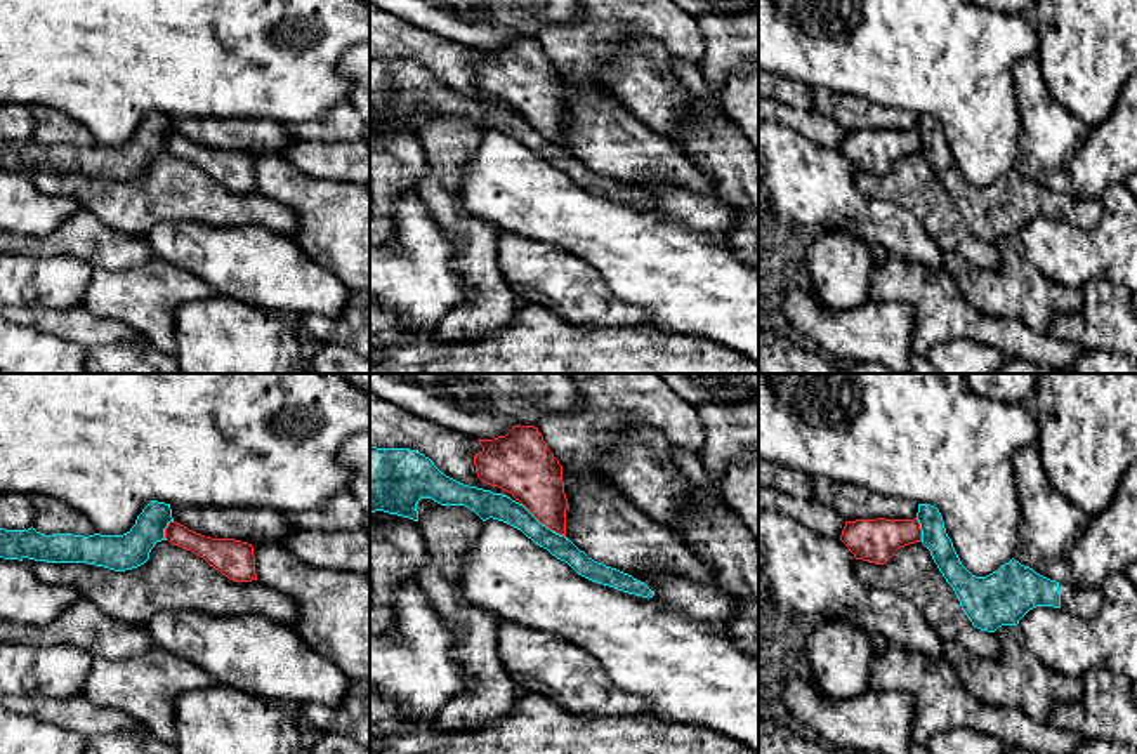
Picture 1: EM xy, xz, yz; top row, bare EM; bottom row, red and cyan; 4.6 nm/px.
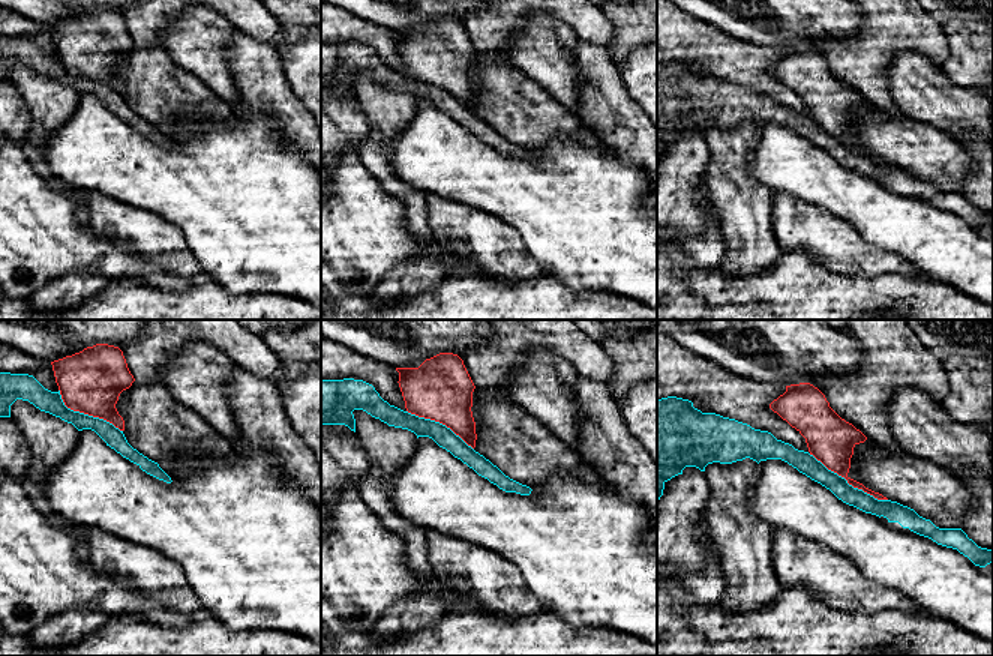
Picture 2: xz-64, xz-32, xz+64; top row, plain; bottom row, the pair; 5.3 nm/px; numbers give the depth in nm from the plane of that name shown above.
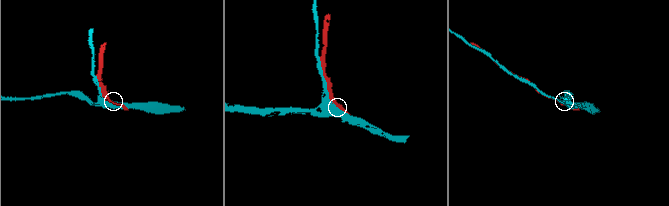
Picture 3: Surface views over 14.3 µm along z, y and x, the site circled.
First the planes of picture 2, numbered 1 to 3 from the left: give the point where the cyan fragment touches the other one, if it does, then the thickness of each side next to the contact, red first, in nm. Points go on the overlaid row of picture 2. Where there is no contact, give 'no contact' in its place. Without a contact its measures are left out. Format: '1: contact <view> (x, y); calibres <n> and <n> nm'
1: contact xz-64 (86, 413); calibres 340 and 120 nm
2: contact xz-32 (440, 422); calibres 340 and 110 nm
3: contact xz+64 (848, 482); calibres 260 and 110 nm

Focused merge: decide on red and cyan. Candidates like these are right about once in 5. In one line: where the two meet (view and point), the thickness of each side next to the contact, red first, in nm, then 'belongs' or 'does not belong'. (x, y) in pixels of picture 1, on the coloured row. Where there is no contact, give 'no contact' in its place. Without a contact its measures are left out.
contact xz (544, 523); calibres 260 and 120 nm; does not belong

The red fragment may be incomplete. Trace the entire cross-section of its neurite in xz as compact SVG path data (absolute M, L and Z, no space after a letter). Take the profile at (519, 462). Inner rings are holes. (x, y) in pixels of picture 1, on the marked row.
M514 426L505 436L477 440L483 450L474 455L477 478L491 486L509 492L542 525L566 537L566 509L562 466L549 450L542 433L535 426Z

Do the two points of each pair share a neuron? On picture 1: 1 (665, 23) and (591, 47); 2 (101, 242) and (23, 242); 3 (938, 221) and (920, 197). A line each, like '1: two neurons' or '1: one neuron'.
1: one neuron
2: one neuron
3: one neuron

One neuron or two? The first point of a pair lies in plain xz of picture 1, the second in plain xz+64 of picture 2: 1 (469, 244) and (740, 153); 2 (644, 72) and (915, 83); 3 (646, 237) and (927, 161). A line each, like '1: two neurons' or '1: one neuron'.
1: one neuron
2: one neuron
3: two neurons

